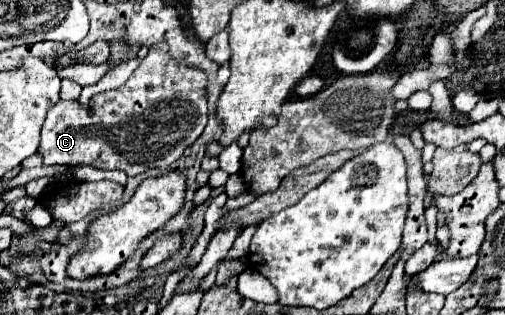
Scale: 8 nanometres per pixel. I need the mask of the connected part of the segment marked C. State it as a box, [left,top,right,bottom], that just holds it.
[37,44,207,176]

